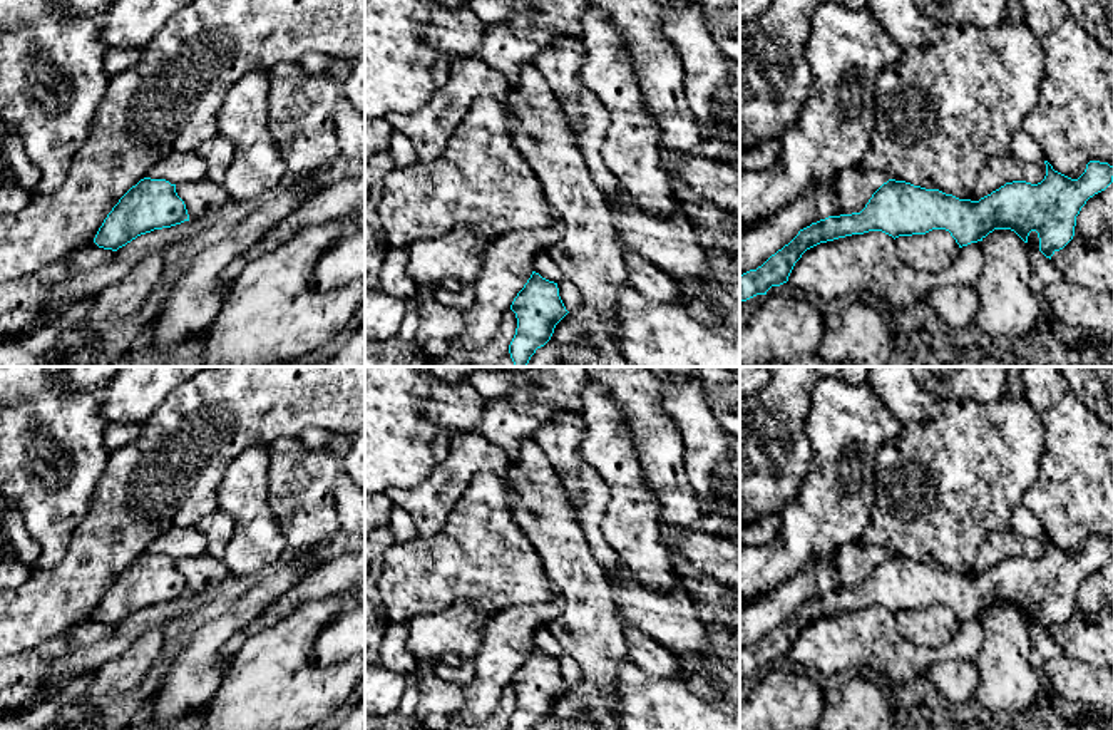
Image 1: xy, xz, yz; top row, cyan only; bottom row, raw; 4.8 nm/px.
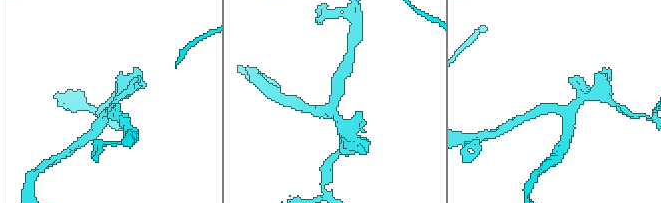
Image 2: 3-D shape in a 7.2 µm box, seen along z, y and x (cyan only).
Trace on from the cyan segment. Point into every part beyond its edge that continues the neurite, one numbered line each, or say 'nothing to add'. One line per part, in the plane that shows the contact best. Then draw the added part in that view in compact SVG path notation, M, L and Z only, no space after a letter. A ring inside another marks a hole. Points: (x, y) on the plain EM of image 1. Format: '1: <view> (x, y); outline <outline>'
nothing to add

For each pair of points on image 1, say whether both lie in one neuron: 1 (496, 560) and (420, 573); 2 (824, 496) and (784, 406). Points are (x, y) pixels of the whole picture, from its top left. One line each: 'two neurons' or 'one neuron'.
1: one neuron
2: two neurons

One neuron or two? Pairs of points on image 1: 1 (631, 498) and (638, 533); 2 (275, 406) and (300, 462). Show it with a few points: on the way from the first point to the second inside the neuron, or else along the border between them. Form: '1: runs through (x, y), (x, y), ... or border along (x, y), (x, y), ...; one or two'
1: runs through (633, 506), (633, 524); one
2: border along (295, 437), (278, 437), (263, 446); two

